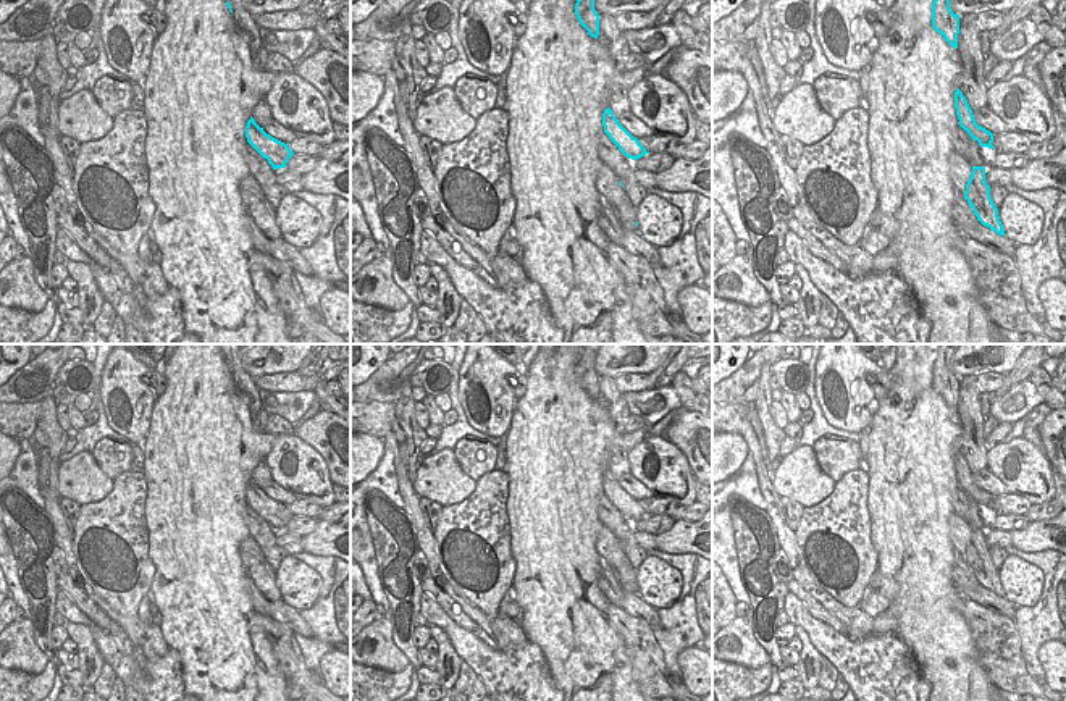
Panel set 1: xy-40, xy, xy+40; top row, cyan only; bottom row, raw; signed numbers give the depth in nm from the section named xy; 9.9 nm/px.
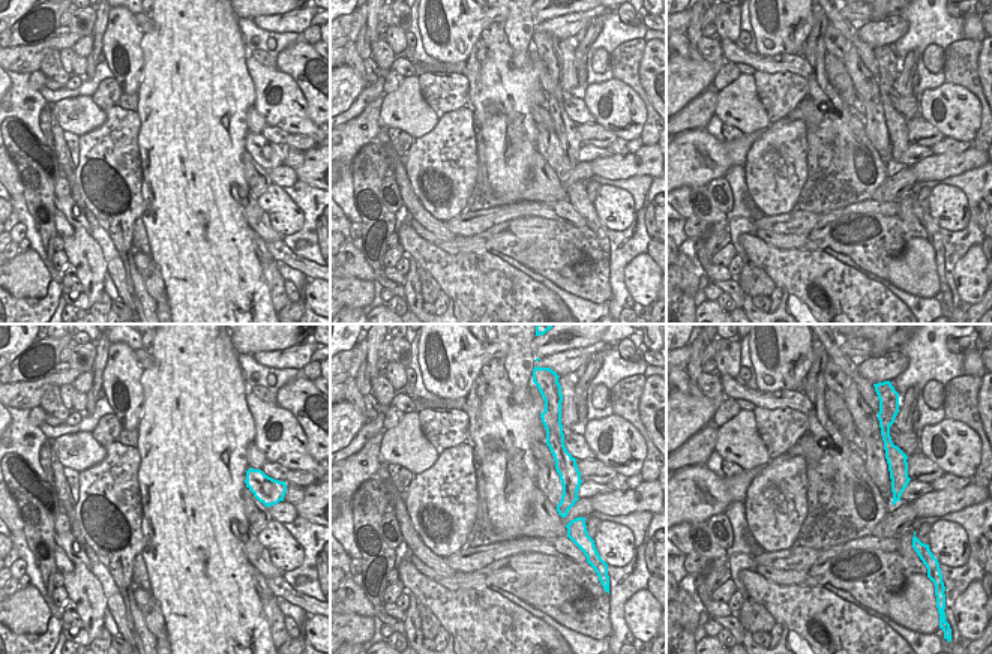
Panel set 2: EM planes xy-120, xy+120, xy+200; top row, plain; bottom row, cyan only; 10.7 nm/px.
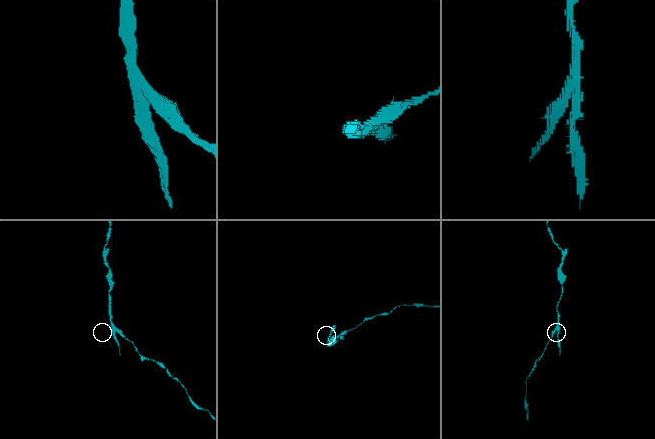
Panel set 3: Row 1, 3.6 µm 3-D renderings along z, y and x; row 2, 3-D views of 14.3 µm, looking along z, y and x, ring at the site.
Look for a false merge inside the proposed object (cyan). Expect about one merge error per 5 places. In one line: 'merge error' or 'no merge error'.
merge error

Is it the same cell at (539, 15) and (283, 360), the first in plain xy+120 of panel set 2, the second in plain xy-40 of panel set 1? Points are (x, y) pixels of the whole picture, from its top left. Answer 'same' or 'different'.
same

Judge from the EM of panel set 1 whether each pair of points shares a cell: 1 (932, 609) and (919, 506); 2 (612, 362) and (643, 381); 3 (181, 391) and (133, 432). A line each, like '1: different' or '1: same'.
1: same
2: different
3: different

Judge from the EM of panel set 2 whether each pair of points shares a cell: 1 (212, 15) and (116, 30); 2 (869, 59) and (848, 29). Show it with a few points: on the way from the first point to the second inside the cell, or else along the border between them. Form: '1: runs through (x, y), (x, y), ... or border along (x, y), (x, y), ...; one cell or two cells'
1: border along (144, 33), (141, 42), (143, 69); two cells
2: runs through (865, 51), (853, 36); one cell

